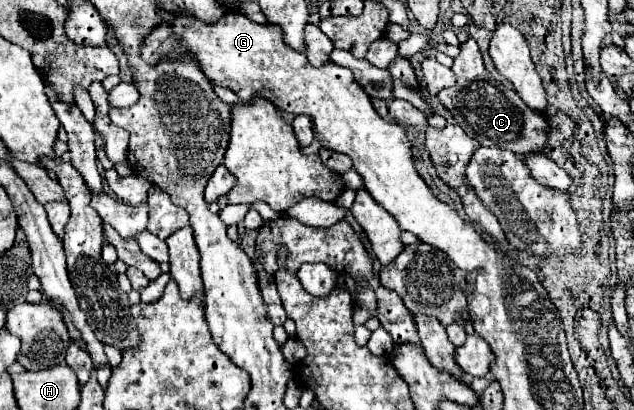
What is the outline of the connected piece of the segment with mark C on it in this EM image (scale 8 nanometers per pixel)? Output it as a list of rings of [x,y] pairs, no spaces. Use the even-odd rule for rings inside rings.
[[[469,39],[467,43],[461,45],[461,53],[455,57],[451,69],[457,77],[457,83],[449,89],[443,89],[437,97],[441,105],[451,111],[457,125],[469,137],[477,139],[485,147],[507,149],[519,155],[535,153],[545,147],[547,133],[549,133],[547,119],[541,113],[529,109],[513,89],[507,89],[503,83],[491,79],[491,73],[483,65],[475,39]]]

